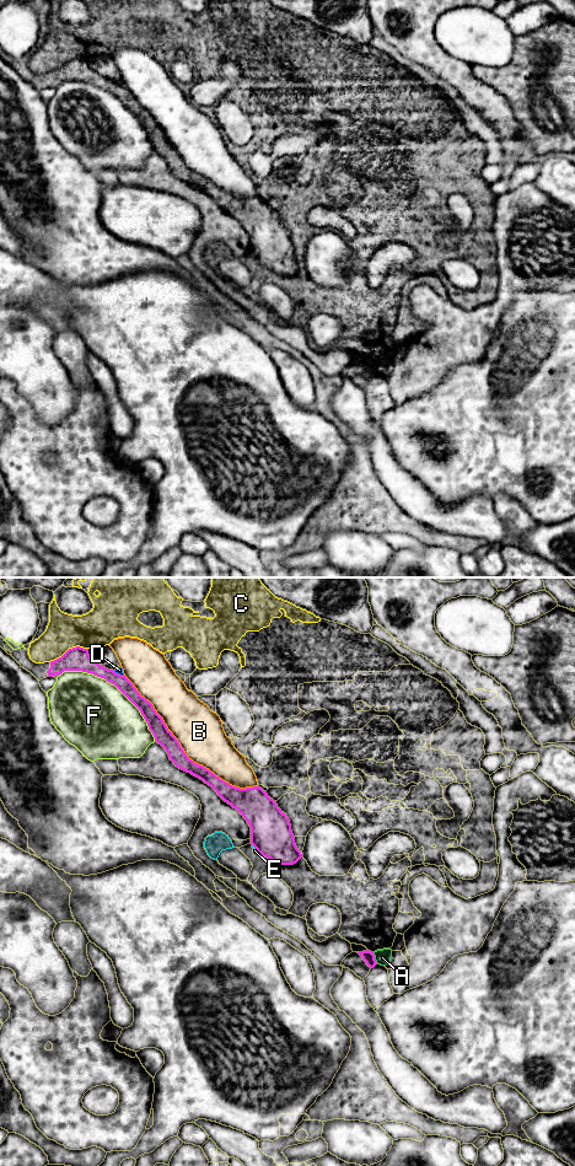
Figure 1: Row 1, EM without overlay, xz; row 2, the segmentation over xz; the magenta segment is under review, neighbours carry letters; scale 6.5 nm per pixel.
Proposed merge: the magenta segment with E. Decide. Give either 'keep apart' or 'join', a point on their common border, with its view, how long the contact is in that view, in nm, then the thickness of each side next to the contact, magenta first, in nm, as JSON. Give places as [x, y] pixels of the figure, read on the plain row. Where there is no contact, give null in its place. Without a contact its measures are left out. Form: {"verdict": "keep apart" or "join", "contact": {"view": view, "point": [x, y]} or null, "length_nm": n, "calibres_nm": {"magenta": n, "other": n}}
{"verdict": "join", "contact": {"view": "xz", "point": [254, 257]}, "length_nm": 70, "calibres_nm": {"magenta": 280, "other": 30}}

